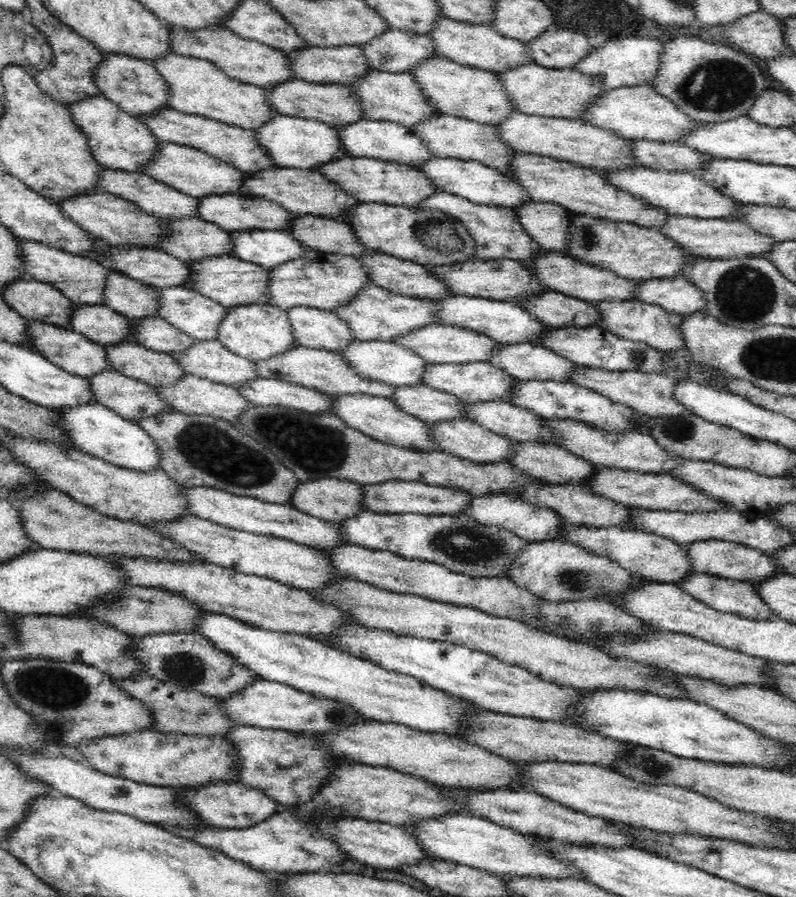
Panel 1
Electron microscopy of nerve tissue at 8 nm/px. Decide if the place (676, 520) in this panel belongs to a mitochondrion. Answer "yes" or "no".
no

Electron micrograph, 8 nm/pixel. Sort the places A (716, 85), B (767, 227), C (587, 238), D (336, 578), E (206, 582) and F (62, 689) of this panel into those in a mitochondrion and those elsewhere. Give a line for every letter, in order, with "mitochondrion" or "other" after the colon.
A: mitochondrion
B: other
C: mitochondrion
D: other
E: other
F: mitochondrion

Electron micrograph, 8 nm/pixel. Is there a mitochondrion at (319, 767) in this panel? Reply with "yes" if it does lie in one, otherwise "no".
no

